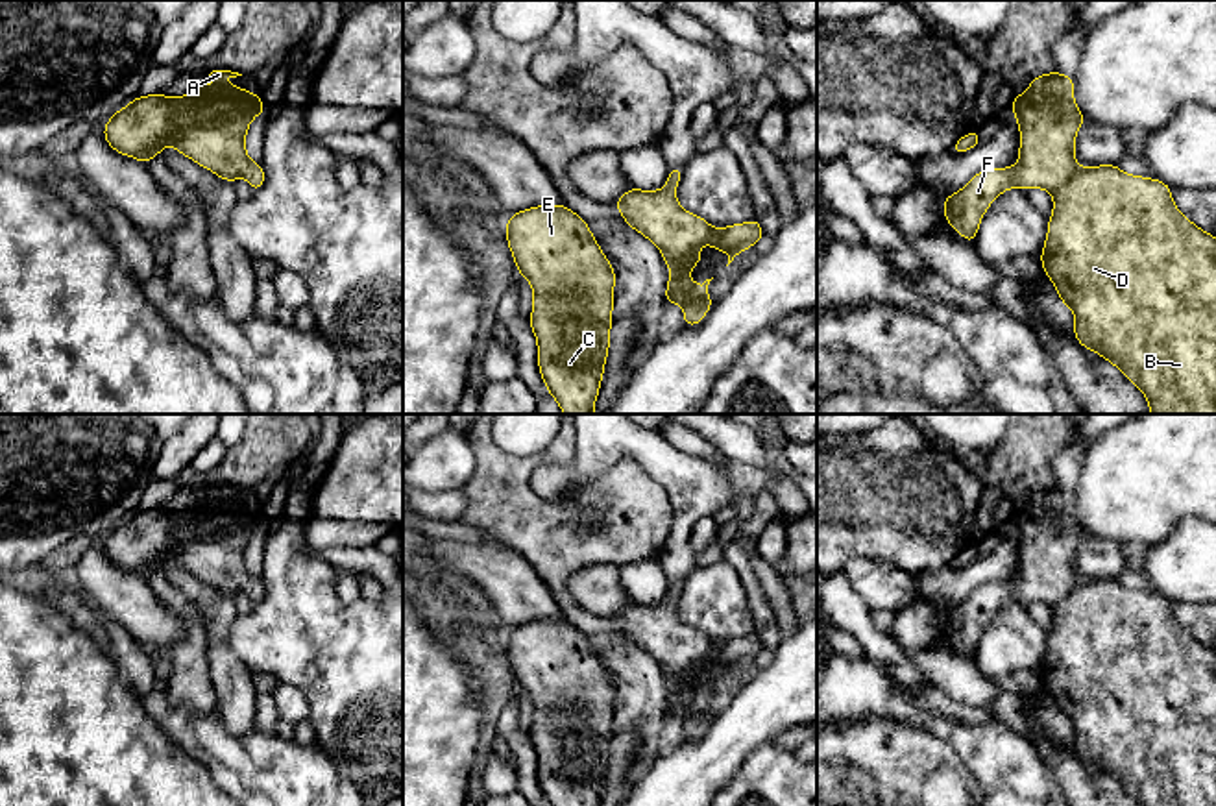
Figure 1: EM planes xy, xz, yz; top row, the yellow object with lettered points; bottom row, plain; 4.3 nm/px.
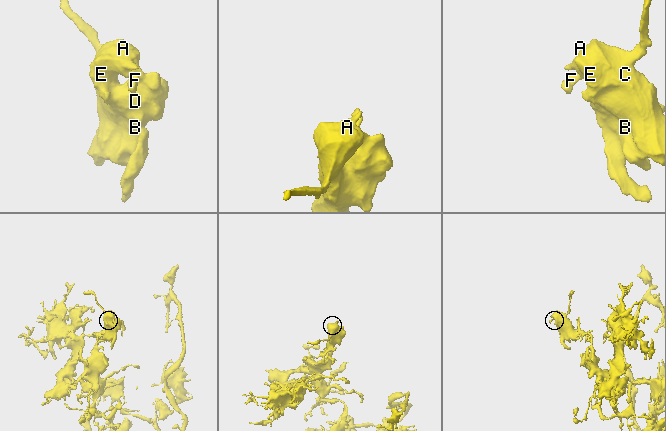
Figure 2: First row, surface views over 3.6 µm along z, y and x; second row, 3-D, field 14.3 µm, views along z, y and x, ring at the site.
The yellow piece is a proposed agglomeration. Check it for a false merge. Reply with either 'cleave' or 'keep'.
keep

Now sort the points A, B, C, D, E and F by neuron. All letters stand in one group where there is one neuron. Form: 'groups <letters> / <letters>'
groups A B C D E F

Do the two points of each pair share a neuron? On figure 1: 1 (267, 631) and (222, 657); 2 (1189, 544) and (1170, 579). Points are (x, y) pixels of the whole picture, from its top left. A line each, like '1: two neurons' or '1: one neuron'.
1: two neurons
2: one neuron

